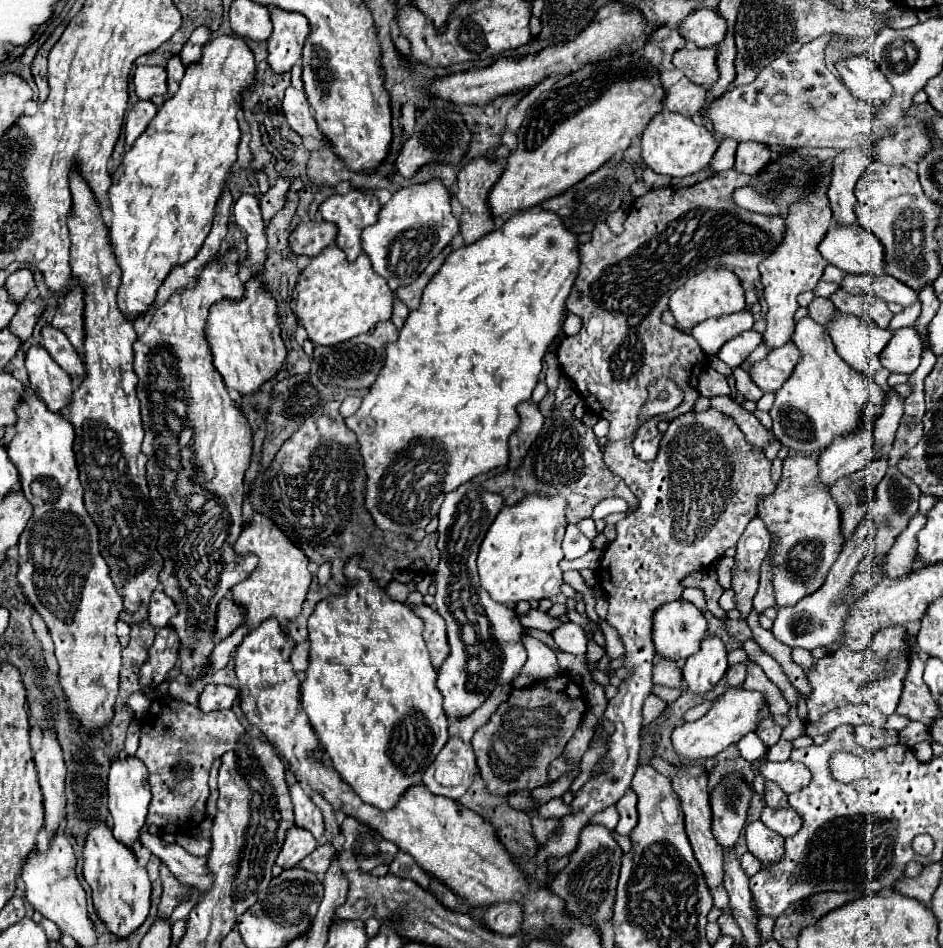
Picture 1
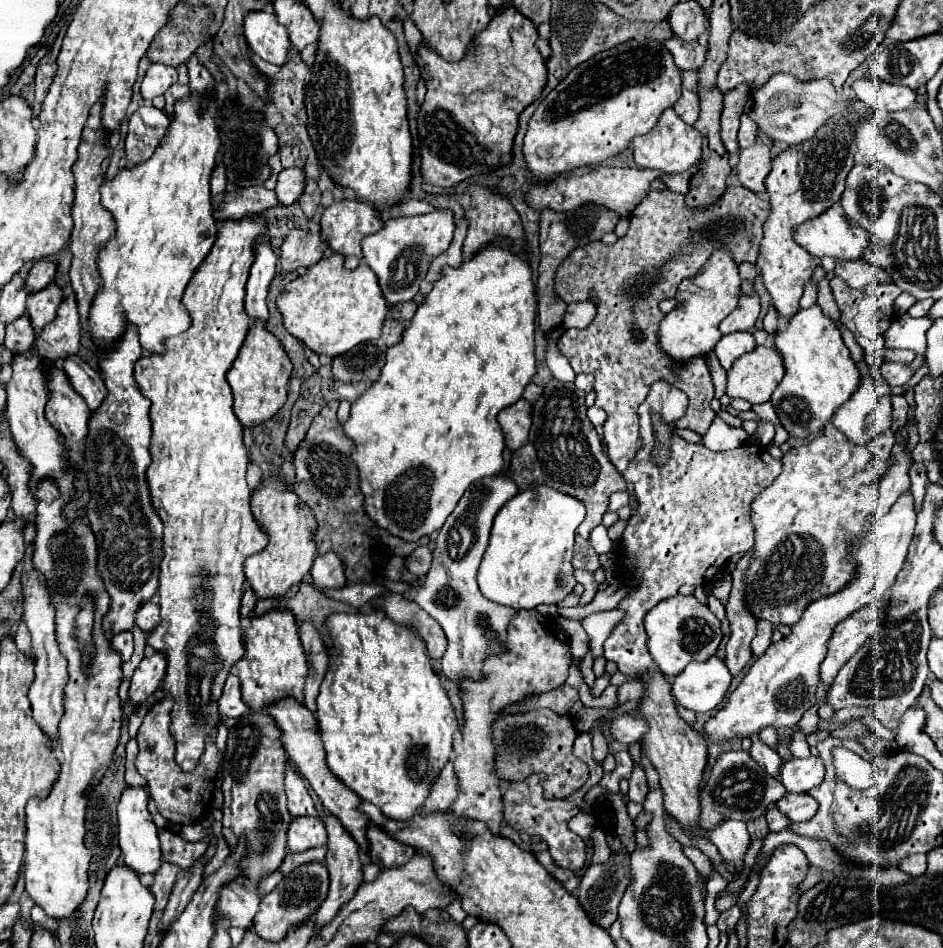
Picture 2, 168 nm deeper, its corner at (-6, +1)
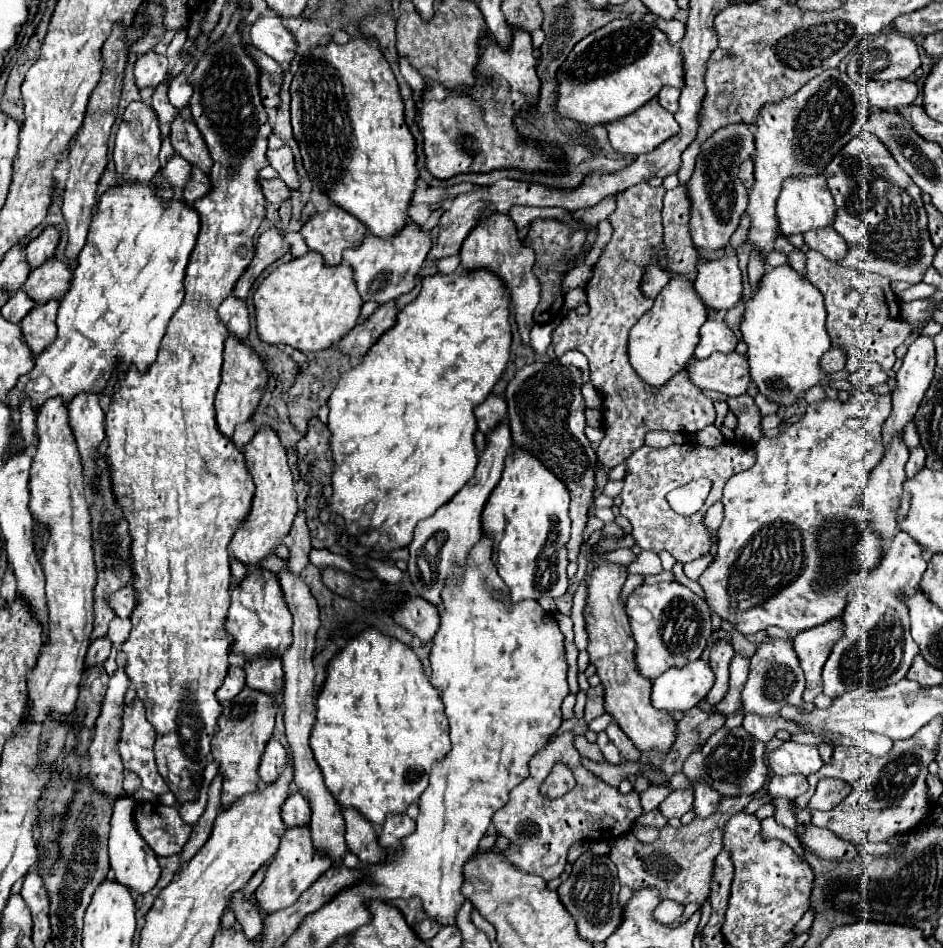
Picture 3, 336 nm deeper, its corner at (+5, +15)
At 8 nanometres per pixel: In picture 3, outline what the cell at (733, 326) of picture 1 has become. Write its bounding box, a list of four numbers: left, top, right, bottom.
[695,257,743,311]

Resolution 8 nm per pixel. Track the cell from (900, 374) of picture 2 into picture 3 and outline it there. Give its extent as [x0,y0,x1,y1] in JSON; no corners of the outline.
[849,363,887,391]

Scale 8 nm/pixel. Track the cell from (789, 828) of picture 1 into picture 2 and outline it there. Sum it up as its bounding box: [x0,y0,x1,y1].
[776,793,818,821]

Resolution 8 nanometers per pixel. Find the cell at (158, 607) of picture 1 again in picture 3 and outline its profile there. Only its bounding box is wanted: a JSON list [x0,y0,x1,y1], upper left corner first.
[109,585,137,619]

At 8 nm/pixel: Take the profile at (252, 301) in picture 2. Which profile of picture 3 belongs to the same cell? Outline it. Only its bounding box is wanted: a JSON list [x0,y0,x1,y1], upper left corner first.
[219,295,249,339]

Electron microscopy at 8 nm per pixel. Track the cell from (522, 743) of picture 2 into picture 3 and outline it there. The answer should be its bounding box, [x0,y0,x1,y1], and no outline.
[540,763,575,798]

